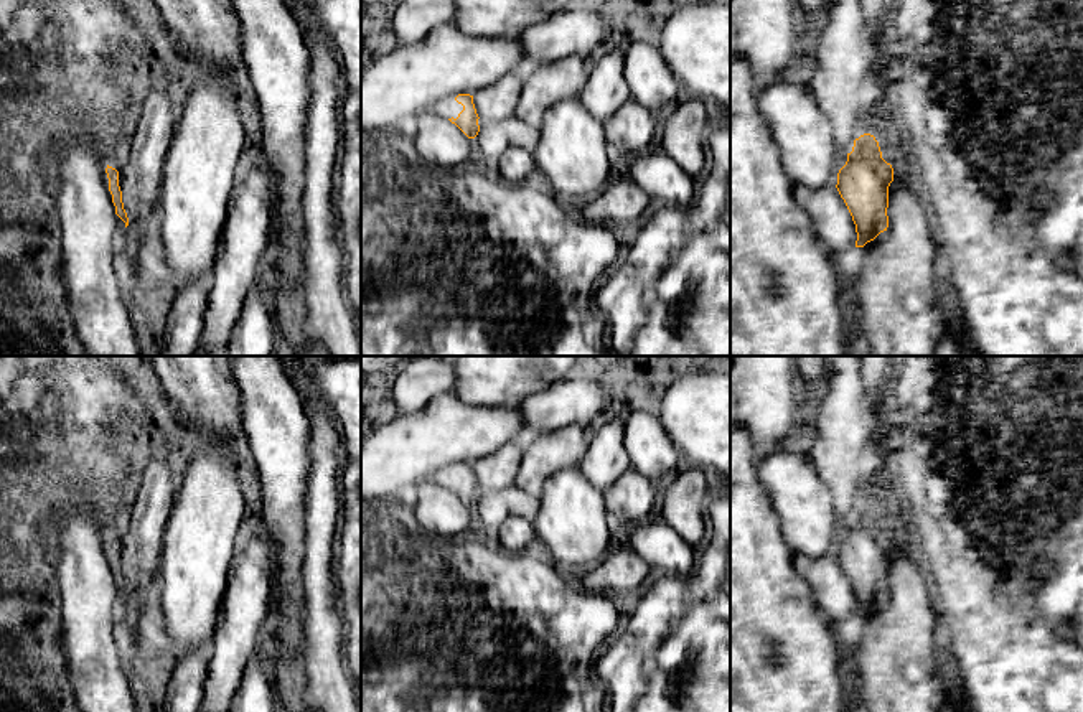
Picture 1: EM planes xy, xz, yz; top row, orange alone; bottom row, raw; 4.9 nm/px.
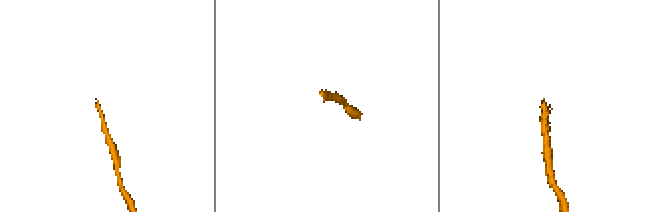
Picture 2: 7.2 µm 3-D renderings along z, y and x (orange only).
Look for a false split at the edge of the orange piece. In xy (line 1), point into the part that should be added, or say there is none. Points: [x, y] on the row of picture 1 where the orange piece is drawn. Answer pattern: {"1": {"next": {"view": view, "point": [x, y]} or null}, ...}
{"1": {"next": null}}

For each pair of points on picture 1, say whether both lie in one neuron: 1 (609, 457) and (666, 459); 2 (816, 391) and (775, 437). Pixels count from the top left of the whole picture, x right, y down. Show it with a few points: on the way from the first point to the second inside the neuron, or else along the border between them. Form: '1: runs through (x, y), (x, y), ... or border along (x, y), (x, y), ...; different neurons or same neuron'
1: border along (623, 419), (623, 447), (628, 465), (655, 483); different neurons
2: border along (797, 373), (801, 396); different neurons

